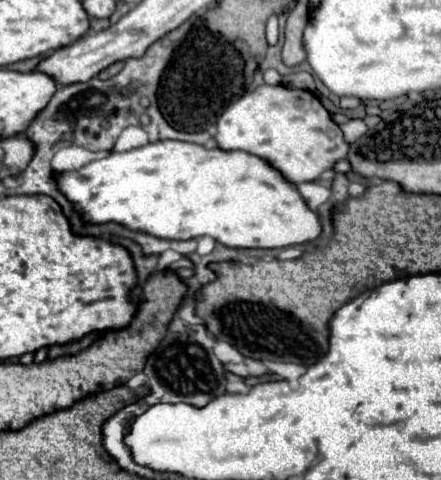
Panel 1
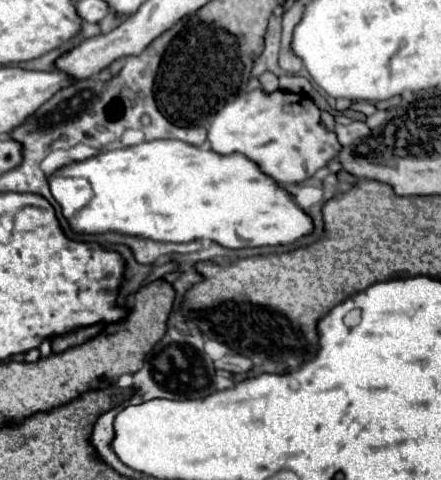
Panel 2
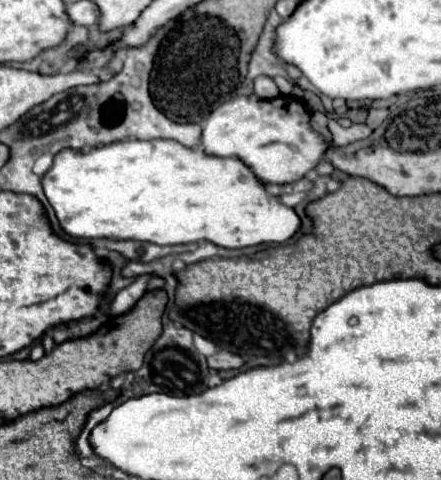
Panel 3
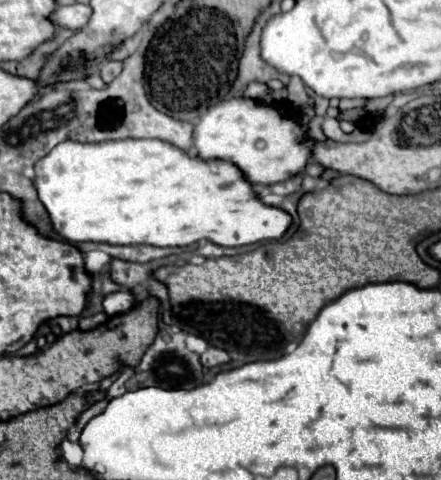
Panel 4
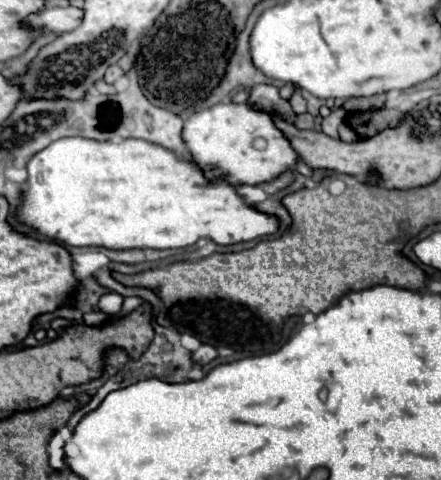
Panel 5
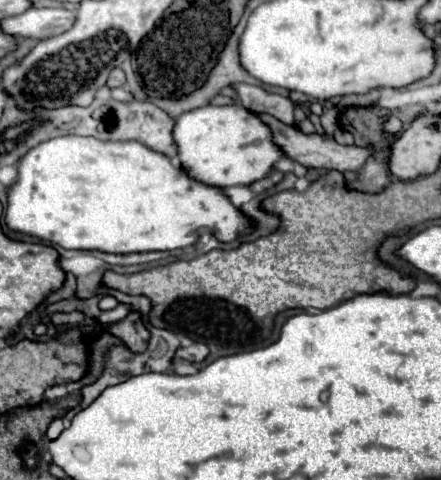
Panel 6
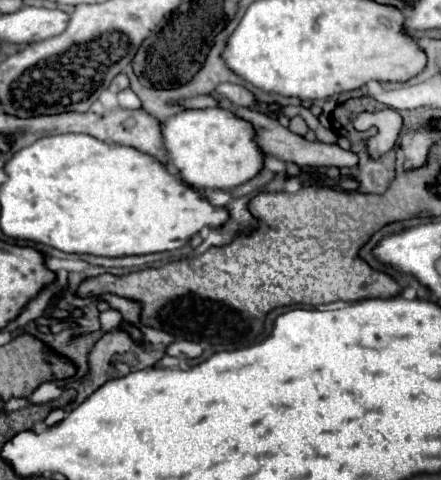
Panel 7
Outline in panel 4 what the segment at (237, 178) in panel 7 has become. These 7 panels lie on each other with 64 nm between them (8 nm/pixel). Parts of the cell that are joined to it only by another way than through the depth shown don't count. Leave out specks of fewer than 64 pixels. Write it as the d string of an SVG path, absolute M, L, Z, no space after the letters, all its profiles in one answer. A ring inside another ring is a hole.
M230 98L224 100L216 106L212 106L200 120L194 124L194 148L200 158L210 160L210 158L220 158L220 160L230 160L234 162L252 184L276 184L284 182L296 174L302 174L308 160L312 158L312 152L300 144L300 136L308 136L306 130L300 126L296 112L288 102L278 102L278 104L262 104L254 98Z

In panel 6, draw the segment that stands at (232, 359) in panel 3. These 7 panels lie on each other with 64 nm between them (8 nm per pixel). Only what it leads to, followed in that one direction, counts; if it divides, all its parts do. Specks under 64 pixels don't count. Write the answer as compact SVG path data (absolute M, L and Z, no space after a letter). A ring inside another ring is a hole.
M192 344L188 348L180 348L176 354L188 362L204 362L206 356L210 354L210 350L206 344Z

